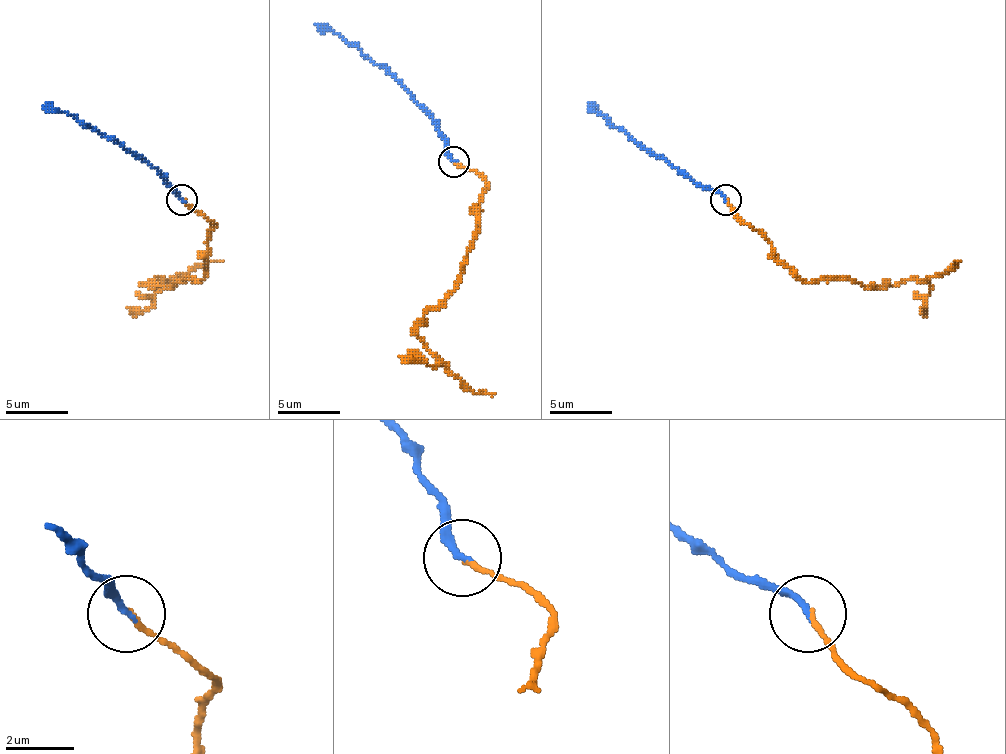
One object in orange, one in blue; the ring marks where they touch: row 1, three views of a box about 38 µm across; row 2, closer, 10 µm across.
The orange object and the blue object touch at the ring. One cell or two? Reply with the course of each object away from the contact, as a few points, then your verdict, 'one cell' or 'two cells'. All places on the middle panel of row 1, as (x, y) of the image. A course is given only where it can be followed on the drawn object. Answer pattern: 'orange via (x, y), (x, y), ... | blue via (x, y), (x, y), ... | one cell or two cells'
orange via (454, 164), (485, 182), (476, 235), (470, 244), (461, 282), (423, 316), (417, 334), (476, 393), (495, 393) | blue via (454, 161), (436, 120), (383, 68), (315, 24) | one cell

